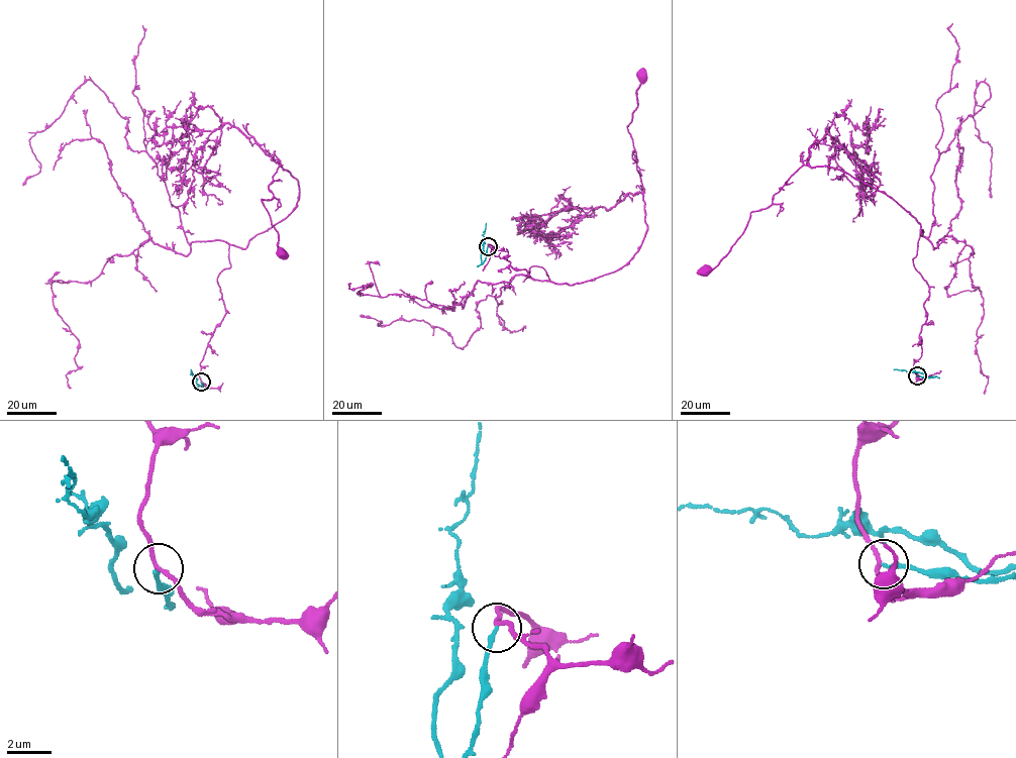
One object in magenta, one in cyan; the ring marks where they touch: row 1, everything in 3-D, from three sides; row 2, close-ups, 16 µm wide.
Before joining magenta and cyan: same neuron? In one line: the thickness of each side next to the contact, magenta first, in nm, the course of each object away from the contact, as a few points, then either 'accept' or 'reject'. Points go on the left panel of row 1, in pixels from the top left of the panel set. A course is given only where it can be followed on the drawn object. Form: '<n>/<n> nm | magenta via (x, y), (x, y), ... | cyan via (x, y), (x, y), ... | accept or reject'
170/200 nm | magenta via (201, 382), (226, 311), (217, 280), (229, 245), (245, 248), (297, 204), (281, 166), (262, 199), (281, 252) | cyan via (201, 382), (202, 387), (190, 369) | reject

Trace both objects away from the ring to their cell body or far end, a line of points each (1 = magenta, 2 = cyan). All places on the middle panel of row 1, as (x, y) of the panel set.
1: (488, 246), (527, 278), (540, 266), (550, 281), (571, 285), (633, 256), (647, 225), (627, 125), (640, 78)
2: (488, 246), (482, 263), (486, 223)

